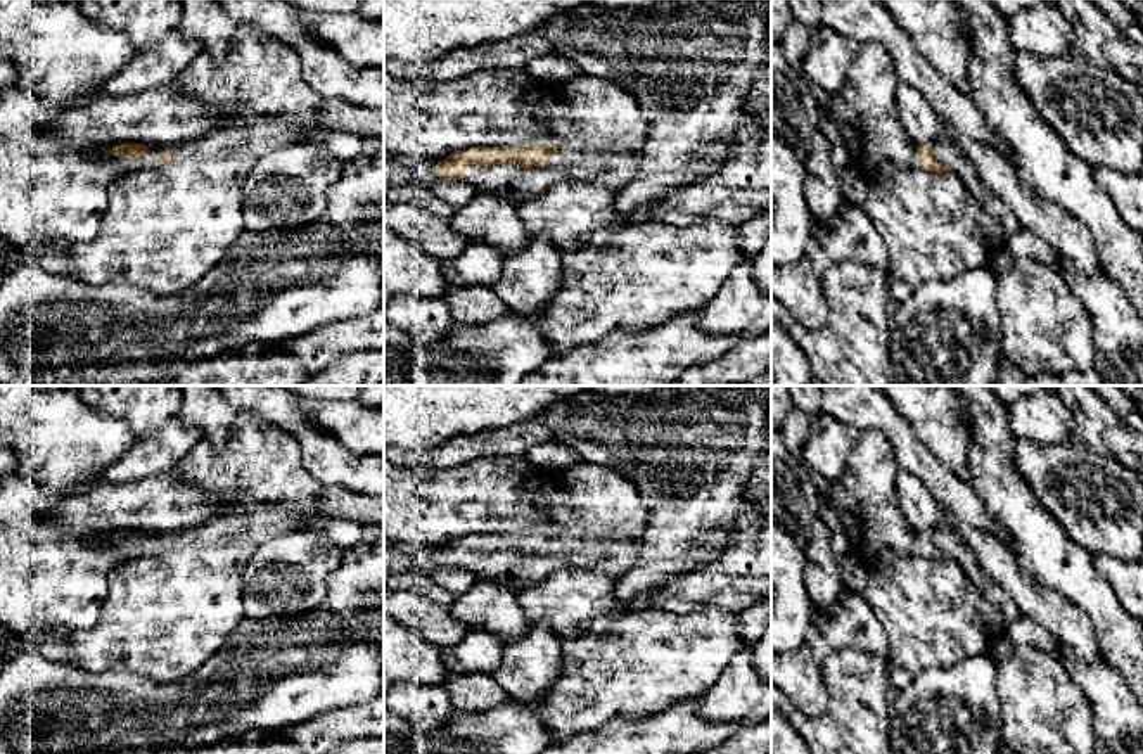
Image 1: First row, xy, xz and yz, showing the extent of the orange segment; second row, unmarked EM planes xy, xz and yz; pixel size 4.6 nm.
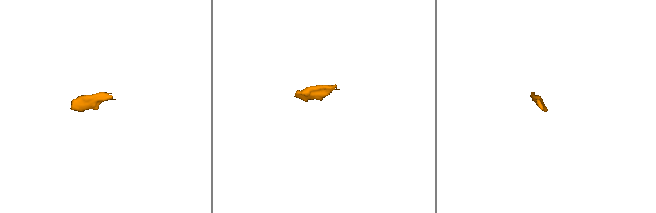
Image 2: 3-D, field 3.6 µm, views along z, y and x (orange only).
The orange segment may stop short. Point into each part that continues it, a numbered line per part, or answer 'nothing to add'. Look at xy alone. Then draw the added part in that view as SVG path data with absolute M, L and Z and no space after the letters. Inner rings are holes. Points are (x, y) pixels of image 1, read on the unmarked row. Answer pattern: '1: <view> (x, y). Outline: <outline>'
1: xy (268, 521). Outline: M263 503L254 510L216 517L206 524L192 526L173 536L161 536L171 545L195 541L201 545L227 545L246 541L254 546L301 527L303 517L292 505Z

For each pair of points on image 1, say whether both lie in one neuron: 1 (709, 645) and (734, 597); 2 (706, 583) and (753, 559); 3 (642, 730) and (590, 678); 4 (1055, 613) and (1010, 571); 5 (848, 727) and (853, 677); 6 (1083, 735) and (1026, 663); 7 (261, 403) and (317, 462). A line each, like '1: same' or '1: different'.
1: different
2: same
3: different
4: same
5: same
6: same
7: same

